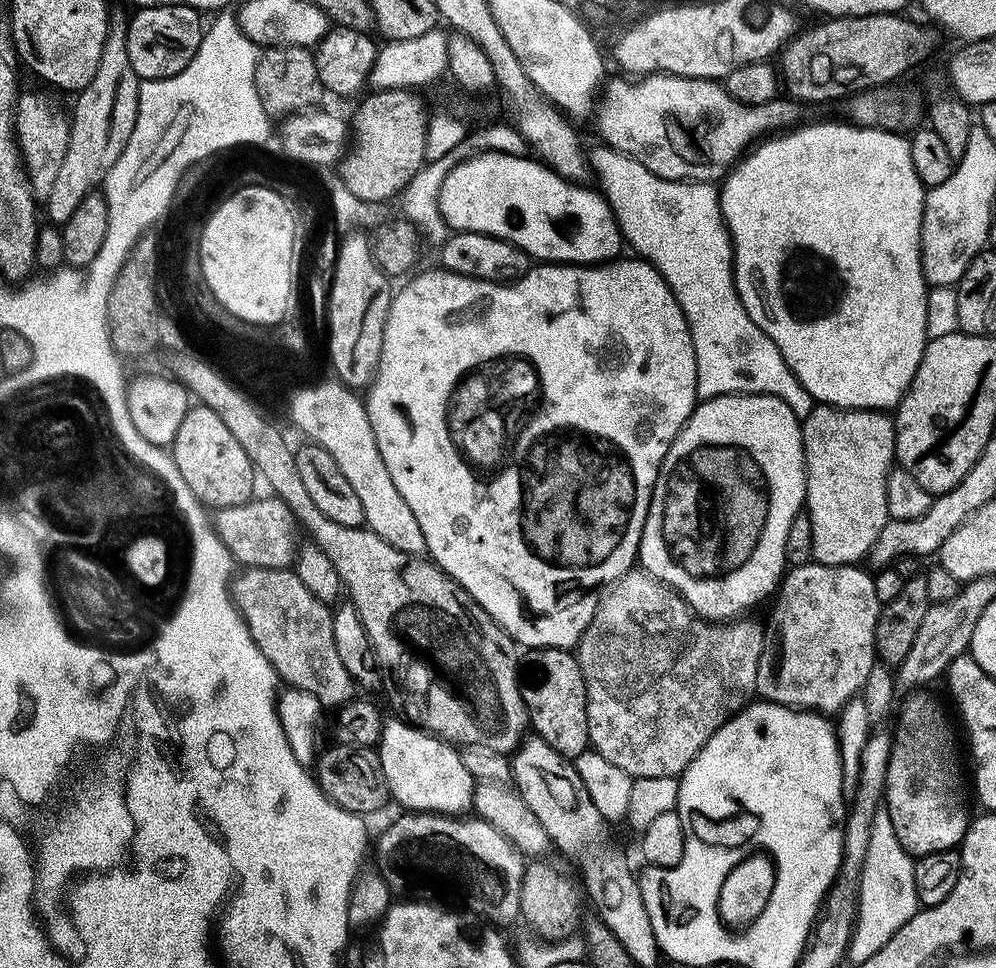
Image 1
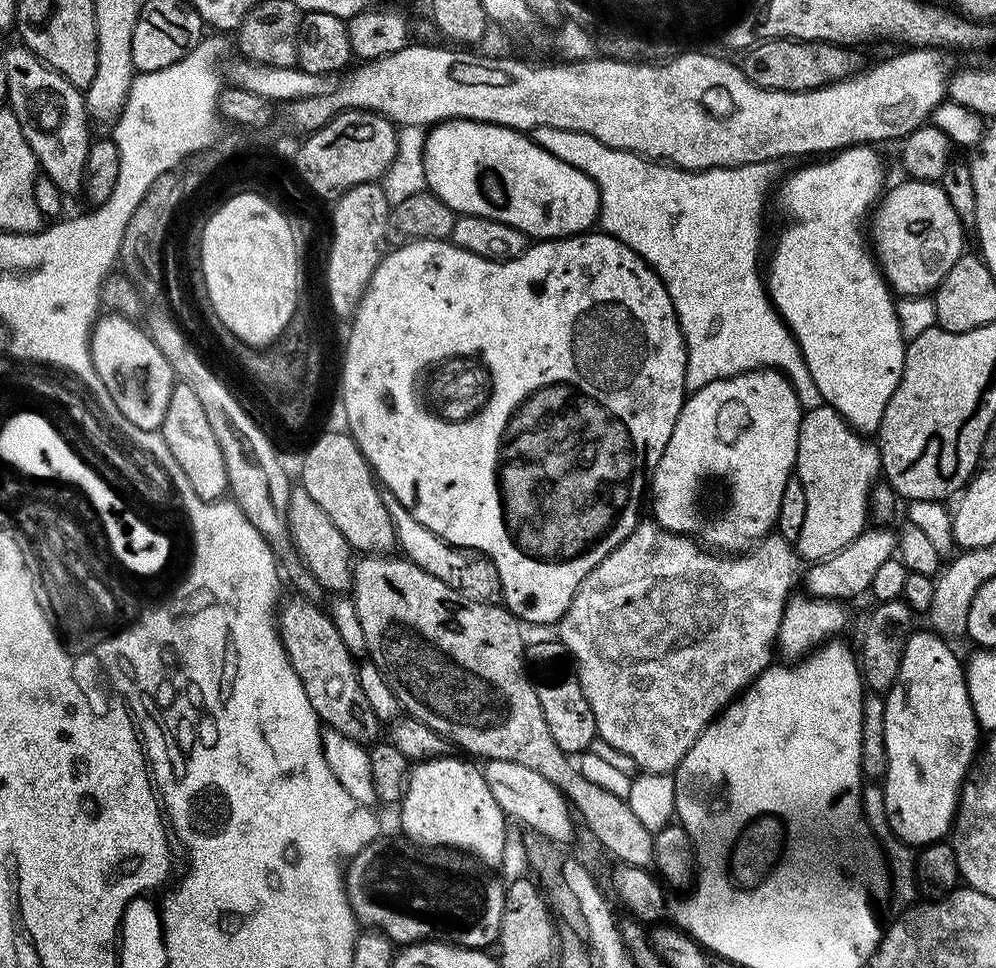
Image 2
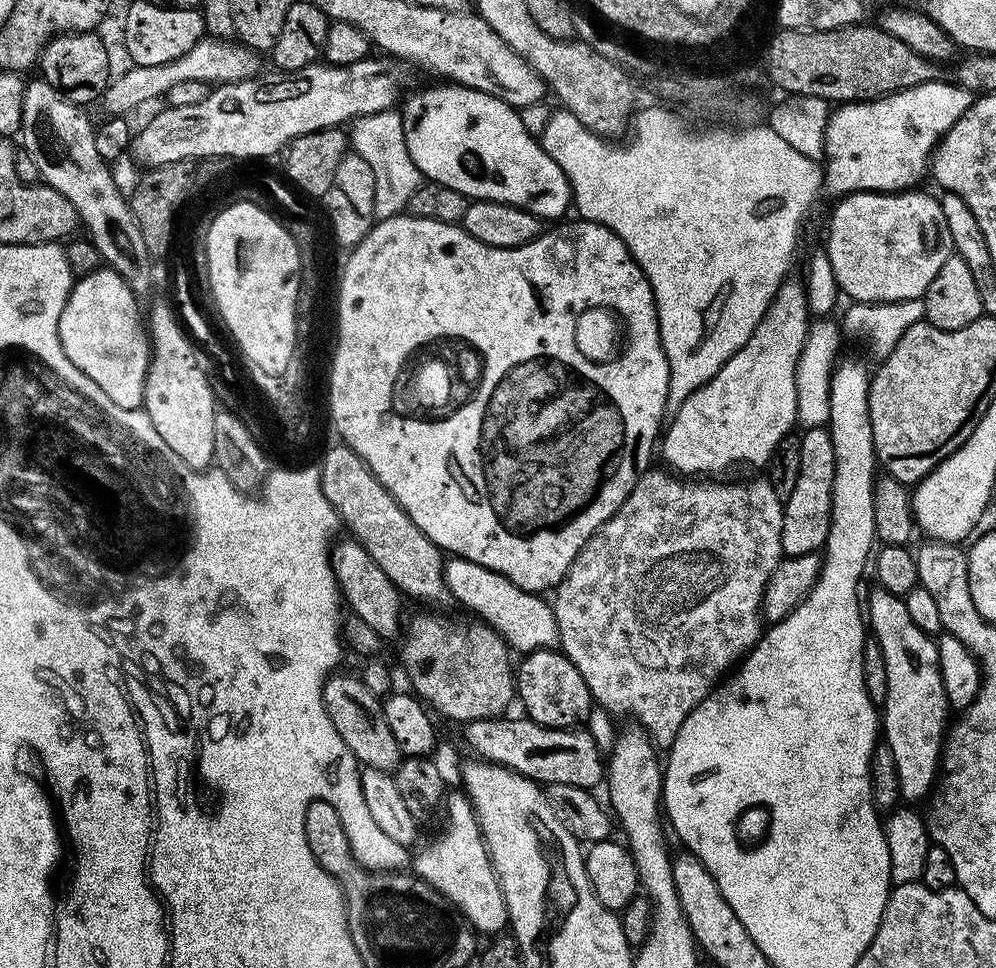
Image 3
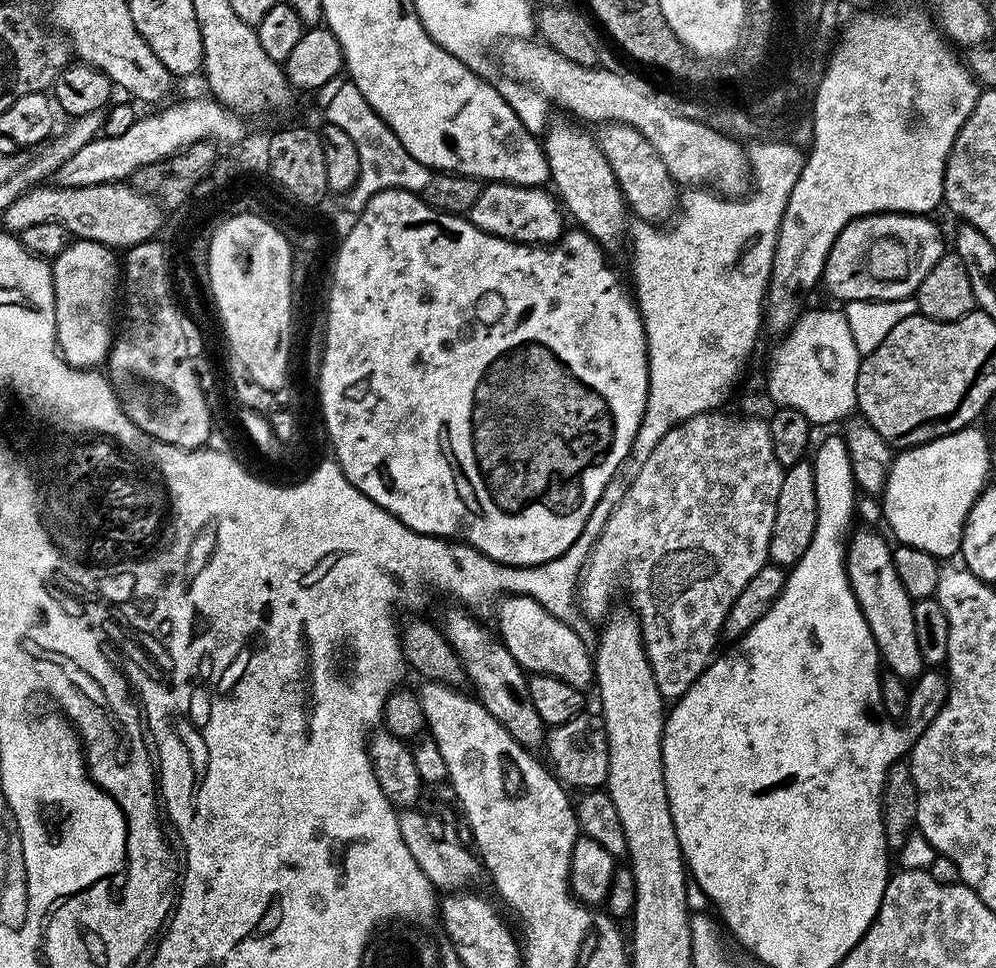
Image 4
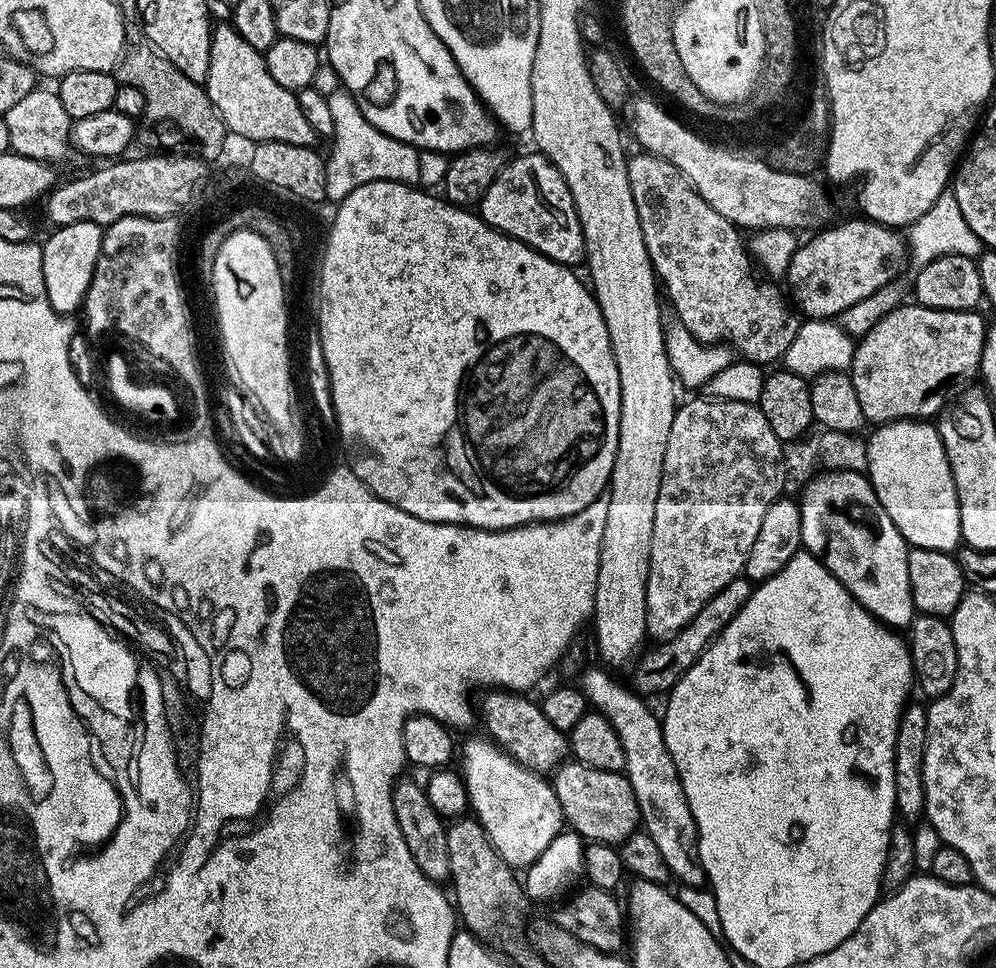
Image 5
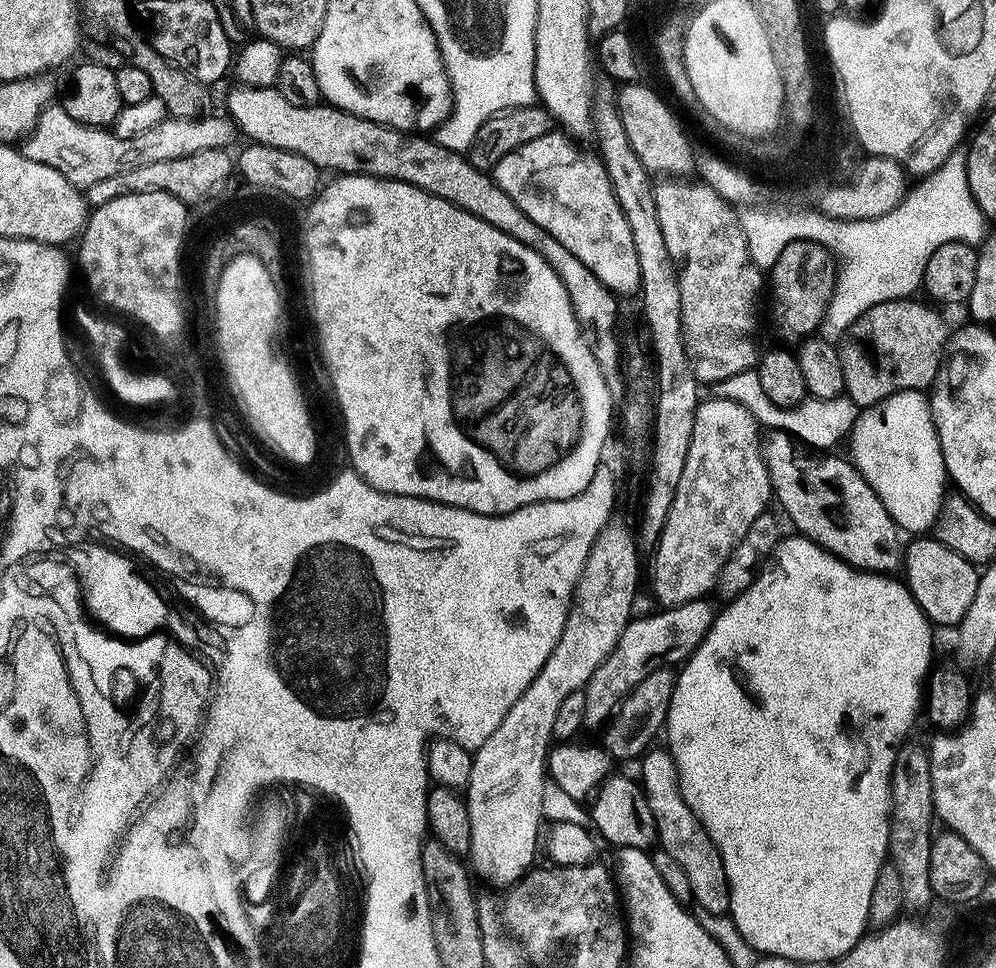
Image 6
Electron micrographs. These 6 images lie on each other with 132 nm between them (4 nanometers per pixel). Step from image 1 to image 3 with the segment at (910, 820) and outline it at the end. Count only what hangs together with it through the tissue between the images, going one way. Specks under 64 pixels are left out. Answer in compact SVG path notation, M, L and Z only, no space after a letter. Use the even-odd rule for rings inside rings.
M879 586L873 587L873 592L866 596L866 624L871 635L882 650L886 668L886 696L882 705L882 736L894 750L894 766L898 770L900 794L905 801L920 800L931 793L942 767L942 749L946 739L946 729L950 724L948 712L950 705L946 686L942 682L942 670L938 662L936 640L928 636L914 622L907 612L903 599L890 594Z

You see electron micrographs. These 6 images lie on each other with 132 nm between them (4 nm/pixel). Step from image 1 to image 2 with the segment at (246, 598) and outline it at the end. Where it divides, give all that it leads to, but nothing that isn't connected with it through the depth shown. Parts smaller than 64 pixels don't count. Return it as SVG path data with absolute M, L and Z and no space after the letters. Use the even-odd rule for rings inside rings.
M299 594L293 597L293 600L285 599L279 609L278 631L288 661L304 684L306 698L310 698L310 706L314 706L317 716L331 731L341 732L351 740L375 741L379 732L381 735L382 722L374 710L370 710L370 702L366 702L356 673L357 661L346 650L342 638L338 638L338 630L327 611L319 608L319 603L305 600Z

